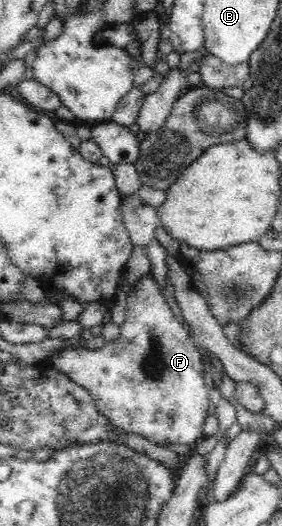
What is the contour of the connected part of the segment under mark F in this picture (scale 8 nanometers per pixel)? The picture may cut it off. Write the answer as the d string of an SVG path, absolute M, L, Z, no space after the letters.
M151 270L137 280L126 299L125 320L120 325L116 340L106 342L96 351L89 348L71 348L49 356L47 363L53 371L63 373L81 387L85 387L94 400L97 410L111 425L125 432L133 432L160 445L180 443L189 445L203 440L203 424L212 406L209 391L205 385L205 362L198 346L189 338L188 331L173 316L171 307L161 293Z

